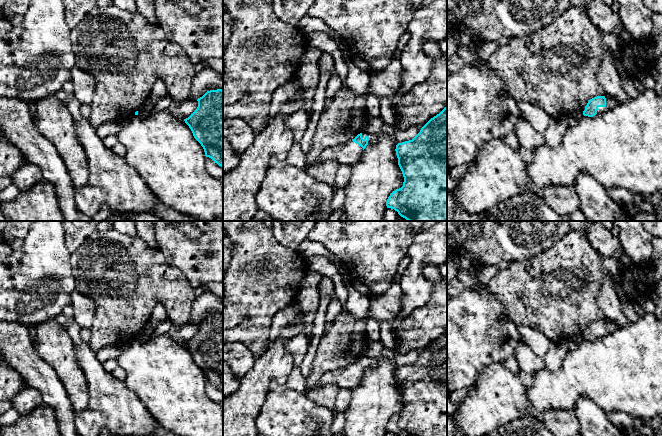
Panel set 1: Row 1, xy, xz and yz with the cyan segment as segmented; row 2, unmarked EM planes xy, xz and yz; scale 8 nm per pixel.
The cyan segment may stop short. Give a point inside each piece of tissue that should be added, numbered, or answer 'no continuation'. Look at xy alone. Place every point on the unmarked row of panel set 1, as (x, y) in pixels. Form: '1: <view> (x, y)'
no continuation

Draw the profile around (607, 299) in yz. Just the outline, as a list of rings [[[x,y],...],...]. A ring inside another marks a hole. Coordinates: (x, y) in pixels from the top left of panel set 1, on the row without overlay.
[[[608,277],[603,279],[601,288],[597,293],[597,304],[605,319],[614,322],[617,327],[623,328],[630,325],[631,322],[621,309],[620,298]]]

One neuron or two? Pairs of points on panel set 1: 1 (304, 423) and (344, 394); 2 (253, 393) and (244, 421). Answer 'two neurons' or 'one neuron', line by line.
1: two neurons
2: one neuron

